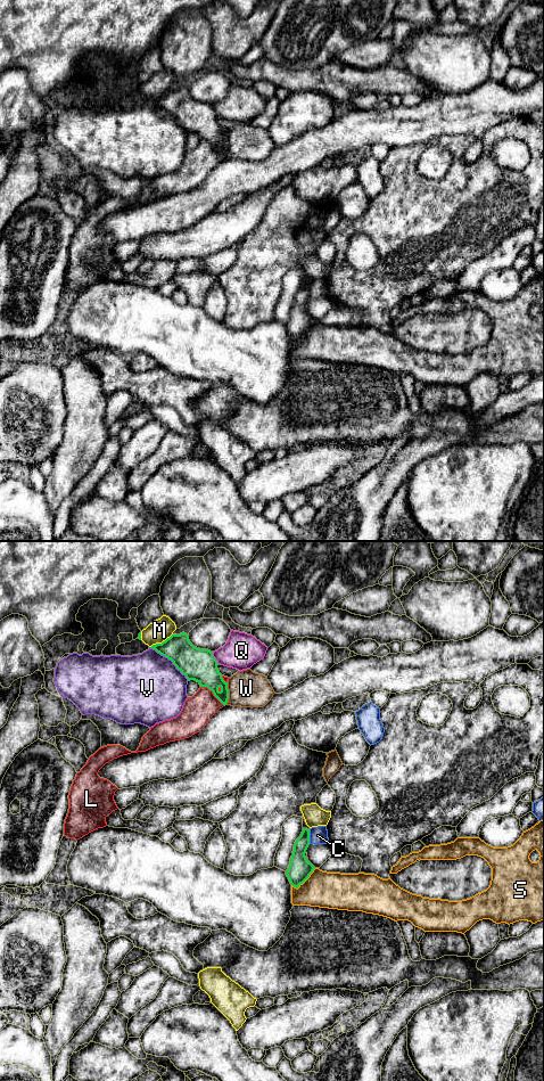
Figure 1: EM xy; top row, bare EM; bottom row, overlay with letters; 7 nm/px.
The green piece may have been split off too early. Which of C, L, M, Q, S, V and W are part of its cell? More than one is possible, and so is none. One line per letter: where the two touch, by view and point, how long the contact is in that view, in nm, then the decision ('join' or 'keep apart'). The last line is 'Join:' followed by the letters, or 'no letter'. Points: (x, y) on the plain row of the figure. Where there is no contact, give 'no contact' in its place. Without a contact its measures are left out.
C: xy (308, 289) | 100 nm | keep apart
L: xy (213, 146) | 220 nm | keep apart
M: xy (162, 96) | 190 nm | keep apart
Q: xy (214, 111) | 100 nm | keep apart
S: xy (304, 334) | 220 nm | keep apart
V: xy (170, 112) | 360 nm | keep apart
W: xy (228, 147) | 160 nm | keep apart
Join: no letter

